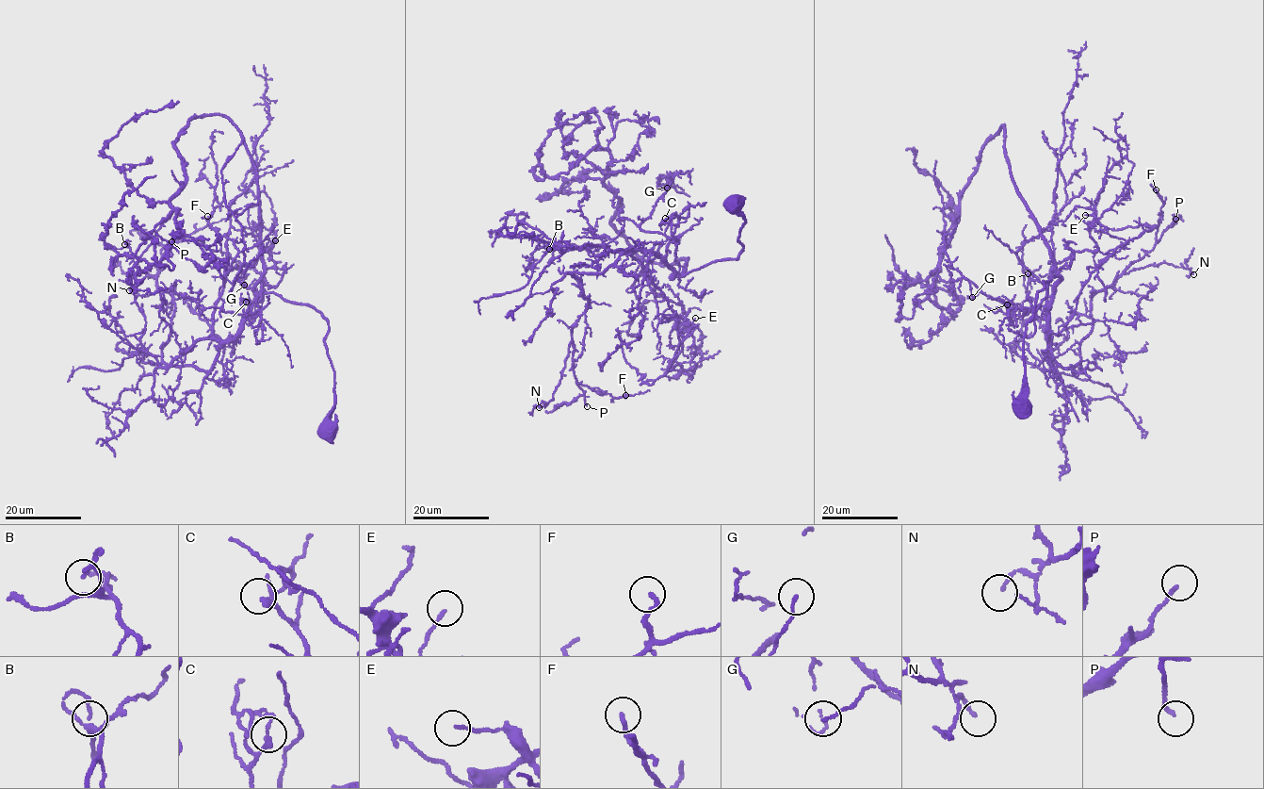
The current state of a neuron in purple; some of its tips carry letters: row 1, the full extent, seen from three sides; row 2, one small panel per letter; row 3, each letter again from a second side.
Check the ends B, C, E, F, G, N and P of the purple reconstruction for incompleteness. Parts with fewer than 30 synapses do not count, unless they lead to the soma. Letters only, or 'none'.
P

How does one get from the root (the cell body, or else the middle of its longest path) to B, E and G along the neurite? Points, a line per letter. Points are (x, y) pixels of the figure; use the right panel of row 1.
B: (1022, 410), (1026, 323), (1035, 294), (1054, 275), (1047, 350), (1058, 376), (1028, 273)
E: (1022, 410), (1024, 334), (1035, 294), (1060, 278), (1048, 311), (1058, 334), (1097, 264), (1126, 241), (1085, 215)
G: (1022, 410), (1026, 323), (1045, 281), (1060, 278), (1046, 305), (1030, 307), (1021, 316), (982, 292), (972, 297)

